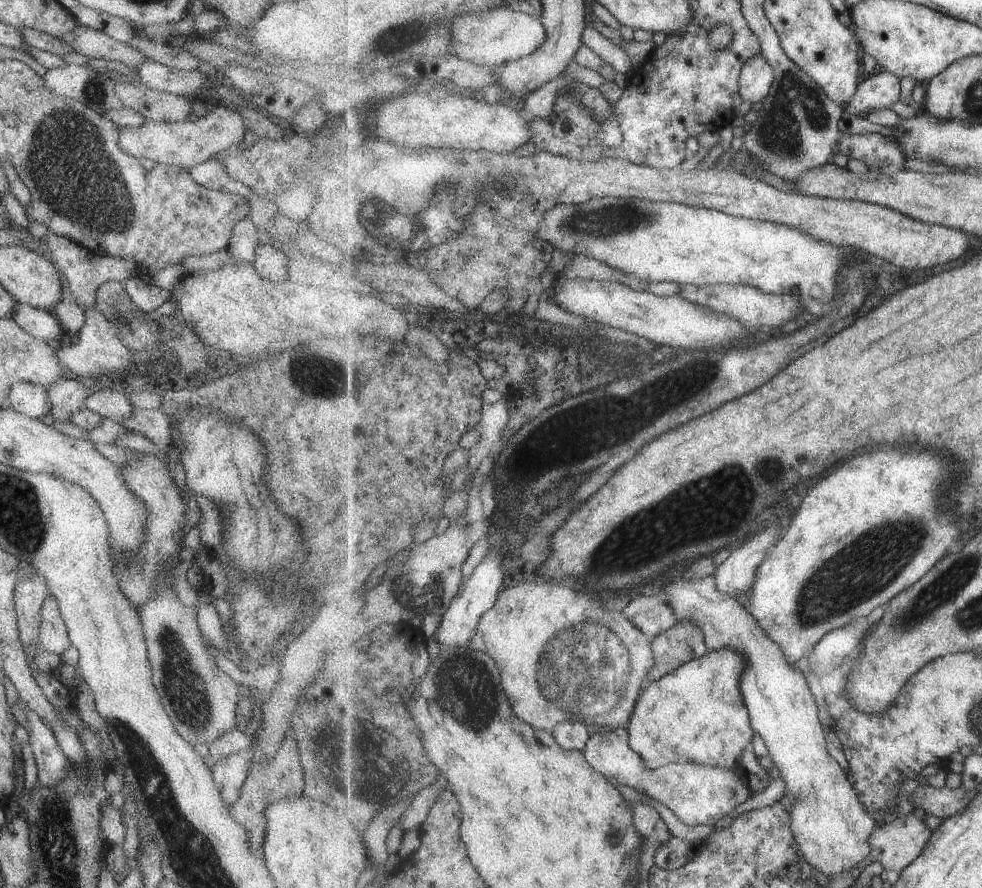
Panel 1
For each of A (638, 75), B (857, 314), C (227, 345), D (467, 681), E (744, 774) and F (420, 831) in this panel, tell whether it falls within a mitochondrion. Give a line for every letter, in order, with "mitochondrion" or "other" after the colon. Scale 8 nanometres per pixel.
A: other
B: other
C: other
D: mitochondrion
E: other
F: other

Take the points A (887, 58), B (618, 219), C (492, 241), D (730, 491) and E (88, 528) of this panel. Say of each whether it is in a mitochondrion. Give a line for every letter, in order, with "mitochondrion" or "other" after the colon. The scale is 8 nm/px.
A: other
B: mitochondrion
C: other
D: mitochondrion
E: other

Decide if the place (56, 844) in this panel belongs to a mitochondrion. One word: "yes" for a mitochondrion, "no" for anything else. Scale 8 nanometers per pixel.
yes

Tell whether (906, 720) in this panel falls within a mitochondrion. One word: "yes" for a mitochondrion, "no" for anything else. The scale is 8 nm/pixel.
no

